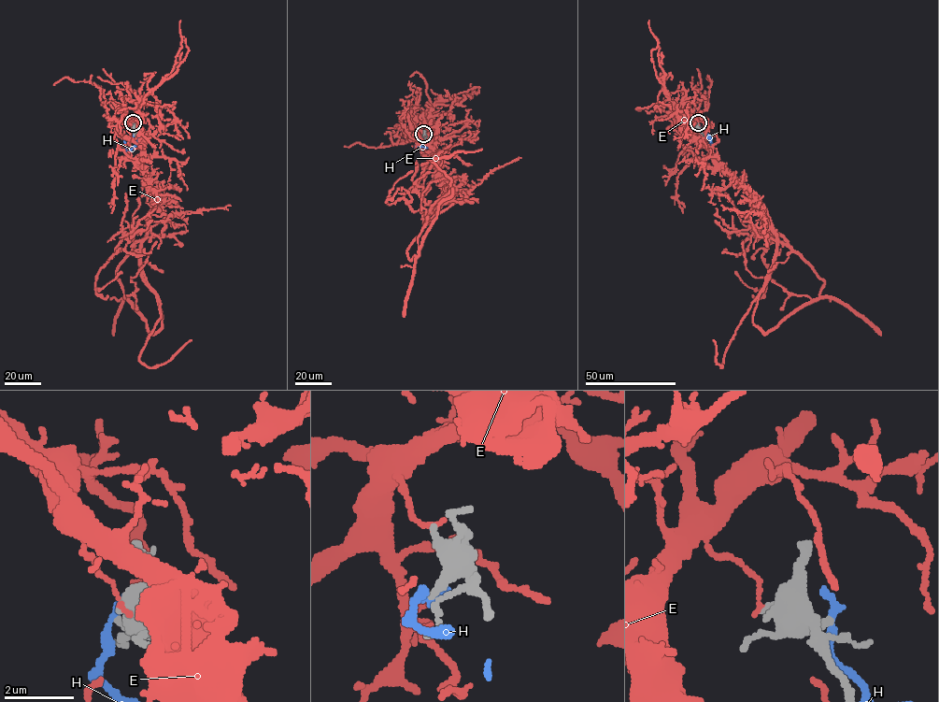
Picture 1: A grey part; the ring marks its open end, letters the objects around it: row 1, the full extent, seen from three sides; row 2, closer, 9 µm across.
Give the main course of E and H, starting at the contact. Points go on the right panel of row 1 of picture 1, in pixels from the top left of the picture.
E: (695, 126), (691, 134), (761, 206), (776, 240), (824, 282), (819, 296), (755, 278), (743, 241)
H: (699, 126), (701, 132), (709, 136), (709, 151), (711, 141)

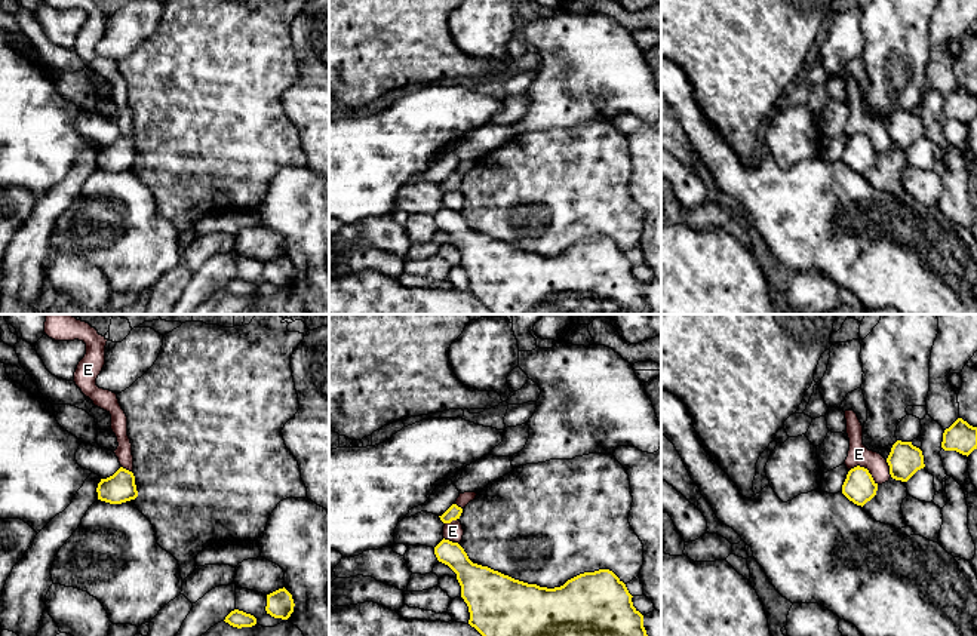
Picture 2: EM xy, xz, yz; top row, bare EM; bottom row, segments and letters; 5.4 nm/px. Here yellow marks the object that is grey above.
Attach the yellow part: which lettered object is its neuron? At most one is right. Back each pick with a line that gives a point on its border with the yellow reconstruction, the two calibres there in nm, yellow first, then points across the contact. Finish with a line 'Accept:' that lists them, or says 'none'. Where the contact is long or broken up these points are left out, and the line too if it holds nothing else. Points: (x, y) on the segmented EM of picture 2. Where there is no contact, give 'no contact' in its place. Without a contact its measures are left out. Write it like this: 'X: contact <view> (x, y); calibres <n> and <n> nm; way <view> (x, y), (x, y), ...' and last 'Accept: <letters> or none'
Accept: none

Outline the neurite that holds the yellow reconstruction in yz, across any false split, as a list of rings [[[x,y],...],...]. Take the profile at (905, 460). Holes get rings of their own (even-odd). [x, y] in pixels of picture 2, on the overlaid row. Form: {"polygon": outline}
{"polygon": [[[897,440],[887,458],[890,474],[895,480],[907,482],[918,470],[924,468],[922,451],[912,442]]]}

